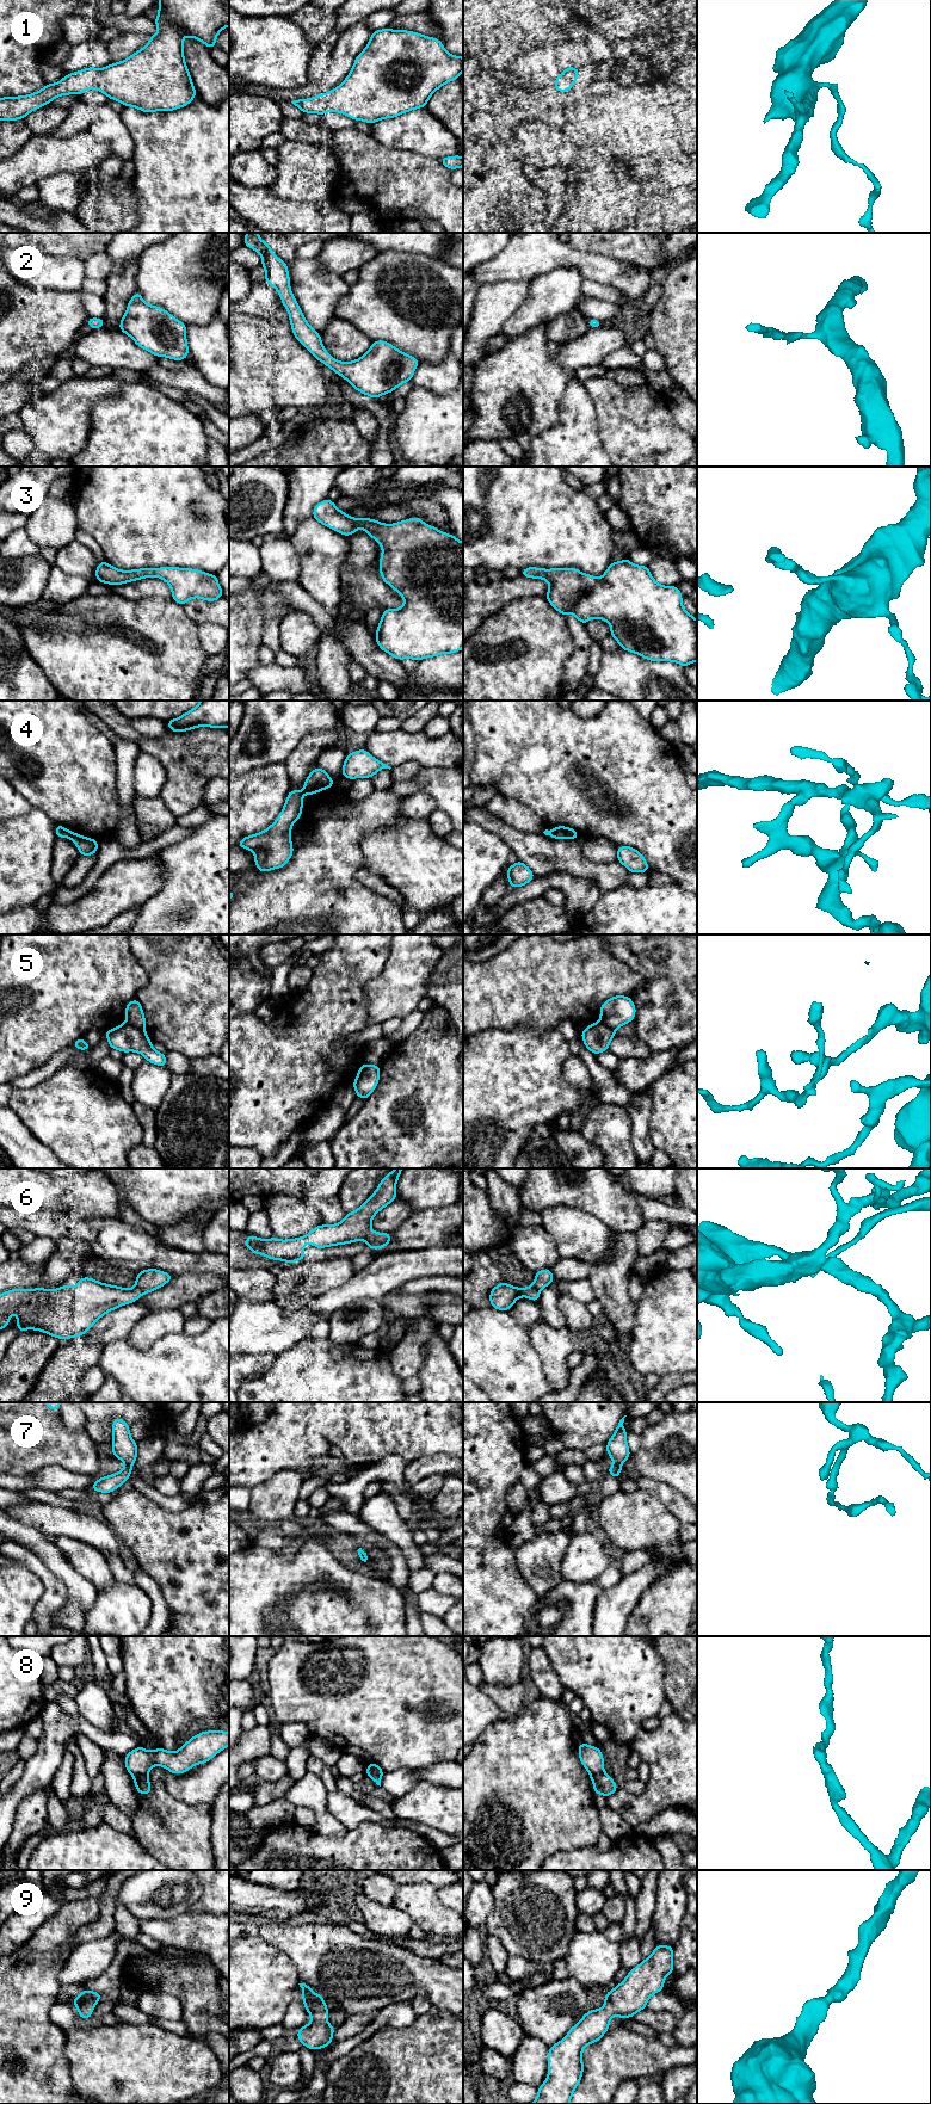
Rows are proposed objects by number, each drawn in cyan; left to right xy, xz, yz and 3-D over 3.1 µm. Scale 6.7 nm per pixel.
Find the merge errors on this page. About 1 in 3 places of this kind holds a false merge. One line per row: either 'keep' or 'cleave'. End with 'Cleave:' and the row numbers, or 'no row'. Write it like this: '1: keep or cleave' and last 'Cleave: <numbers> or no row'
1: keep
2: keep
3: keep
4: cleave
5: cleave
6: keep
7: cleave
8: cleave
9: keep
Cleave: 4, 5, 7, 8

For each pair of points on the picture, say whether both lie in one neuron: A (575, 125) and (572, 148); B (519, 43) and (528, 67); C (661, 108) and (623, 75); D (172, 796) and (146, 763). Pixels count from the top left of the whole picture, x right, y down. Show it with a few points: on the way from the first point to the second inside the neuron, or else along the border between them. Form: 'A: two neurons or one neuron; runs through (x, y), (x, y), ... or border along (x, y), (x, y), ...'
A: two neurons; border along (563, 129), (579, 146)
B: two neurons; border along (549, 43), (536, 45), (523, 53), (511, 71)
C: two neurons; border along (661, 76), (641, 84), (621, 84), (614, 78)
D: two neurons; border along (155, 758), (165, 770), (165, 784), (160, 796)

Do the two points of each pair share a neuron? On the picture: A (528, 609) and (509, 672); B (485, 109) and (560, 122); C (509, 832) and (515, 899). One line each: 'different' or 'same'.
A: same
B: different
C: different

